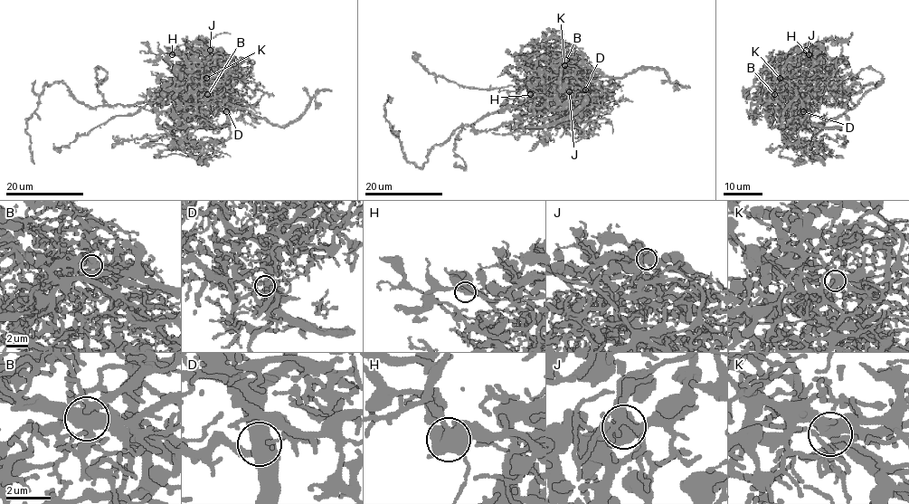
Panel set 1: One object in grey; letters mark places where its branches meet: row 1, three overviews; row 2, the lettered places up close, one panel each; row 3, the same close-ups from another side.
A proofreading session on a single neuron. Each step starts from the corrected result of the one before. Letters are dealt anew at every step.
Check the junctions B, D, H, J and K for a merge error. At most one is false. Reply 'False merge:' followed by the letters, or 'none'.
False merge: B

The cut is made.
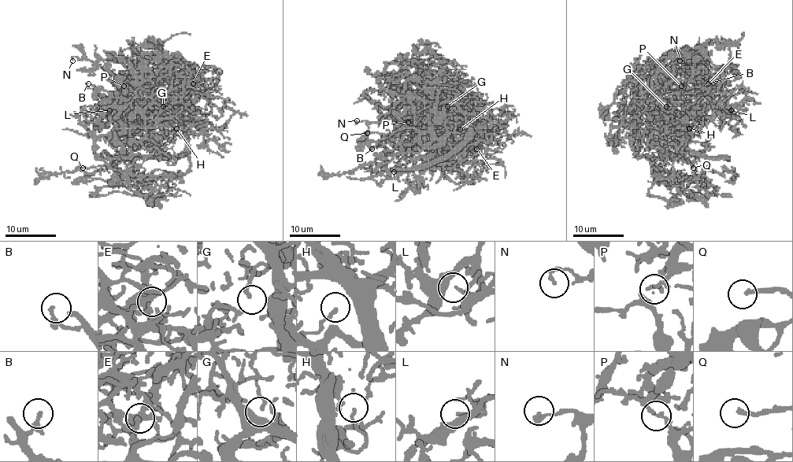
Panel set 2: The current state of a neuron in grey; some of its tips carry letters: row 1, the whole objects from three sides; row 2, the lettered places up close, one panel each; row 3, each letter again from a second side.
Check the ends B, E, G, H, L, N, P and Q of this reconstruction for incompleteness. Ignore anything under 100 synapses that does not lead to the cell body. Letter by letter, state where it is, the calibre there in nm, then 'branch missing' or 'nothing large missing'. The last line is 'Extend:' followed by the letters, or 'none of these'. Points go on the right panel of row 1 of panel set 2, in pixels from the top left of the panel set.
B: place (708, 83); calibre 200 nm; nothing large missing
E: place (708, 83); calibre 200 nm; nothing large missing
G: place (666, 106); calibre 190 nm; nothing large missing
H: place (689, 128); calibre 170 nm; nothing large missing
L: place (731, 110); calibre 150 nm; nothing large missing
N: place (679, 60); calibre 190 nm; nothing large missing
P: place (681, 86); calibre 150 nm; branch missing
Q: place (693, 168); calibre 220 nm; branch missing
Extend: P, Q

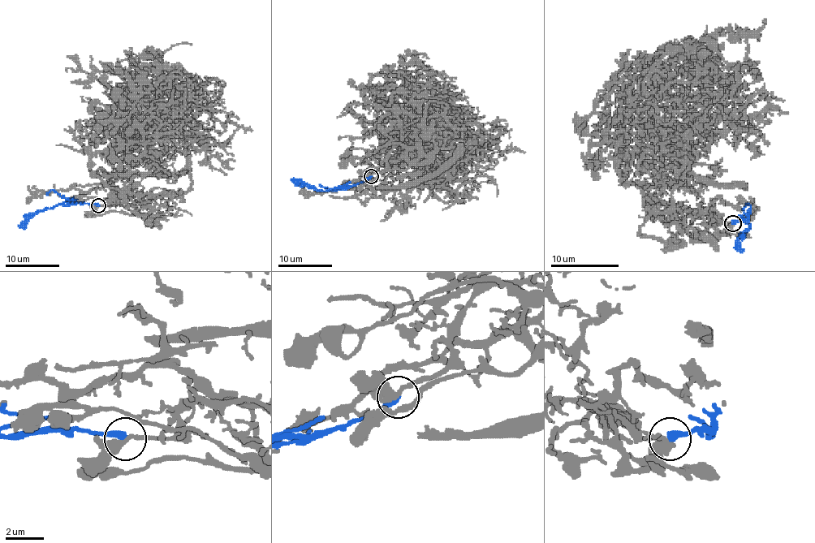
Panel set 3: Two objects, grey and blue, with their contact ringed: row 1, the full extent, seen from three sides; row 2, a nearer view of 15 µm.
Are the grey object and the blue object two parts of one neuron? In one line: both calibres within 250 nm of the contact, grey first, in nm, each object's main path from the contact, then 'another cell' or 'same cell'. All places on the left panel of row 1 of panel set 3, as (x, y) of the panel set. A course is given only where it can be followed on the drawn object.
360 nm thick on the grey side, 320 nm on the other; grey runs (98, 206), (122, 195), (155, 209), (179, 198), (191, 182), (192, 118), (113, 131), (79, 150), (56, 145); blue runs (98, 206), (79, 203), (56, 204), (32, 213), (18, 226); another cell

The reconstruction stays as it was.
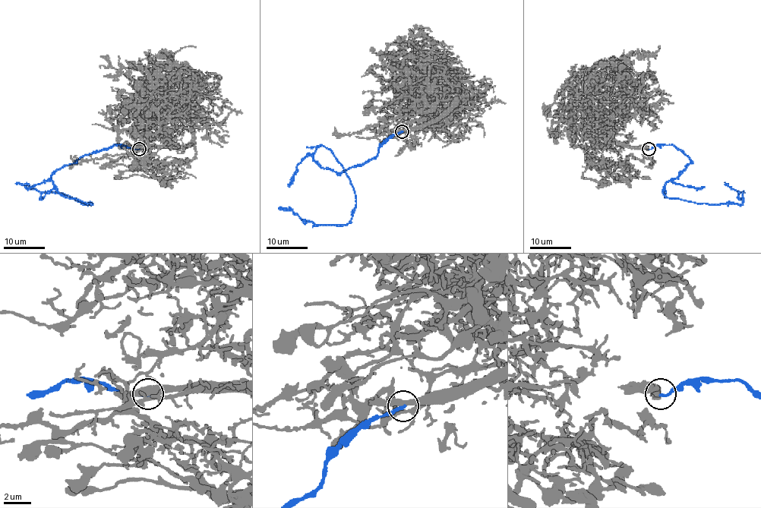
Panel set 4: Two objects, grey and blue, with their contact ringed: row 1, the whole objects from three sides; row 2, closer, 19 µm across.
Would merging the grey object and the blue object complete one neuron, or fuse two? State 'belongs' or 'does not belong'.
does not belong

